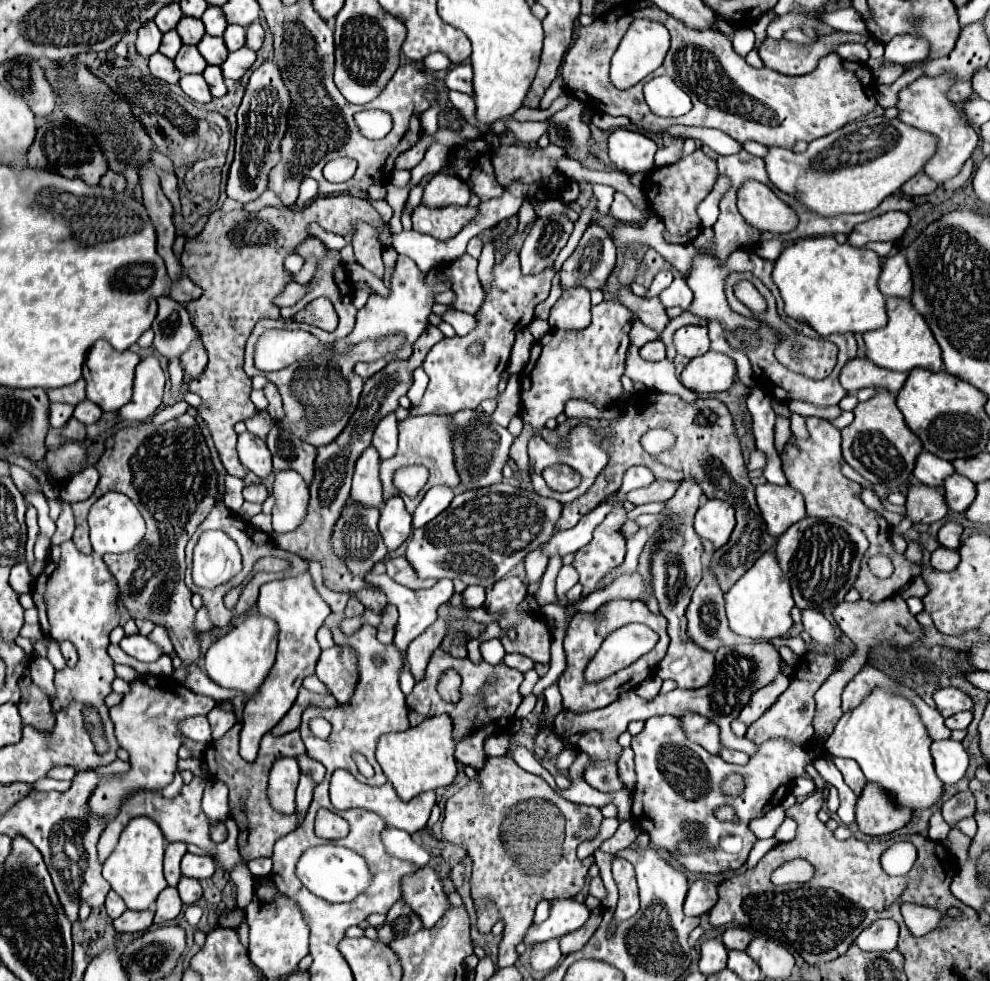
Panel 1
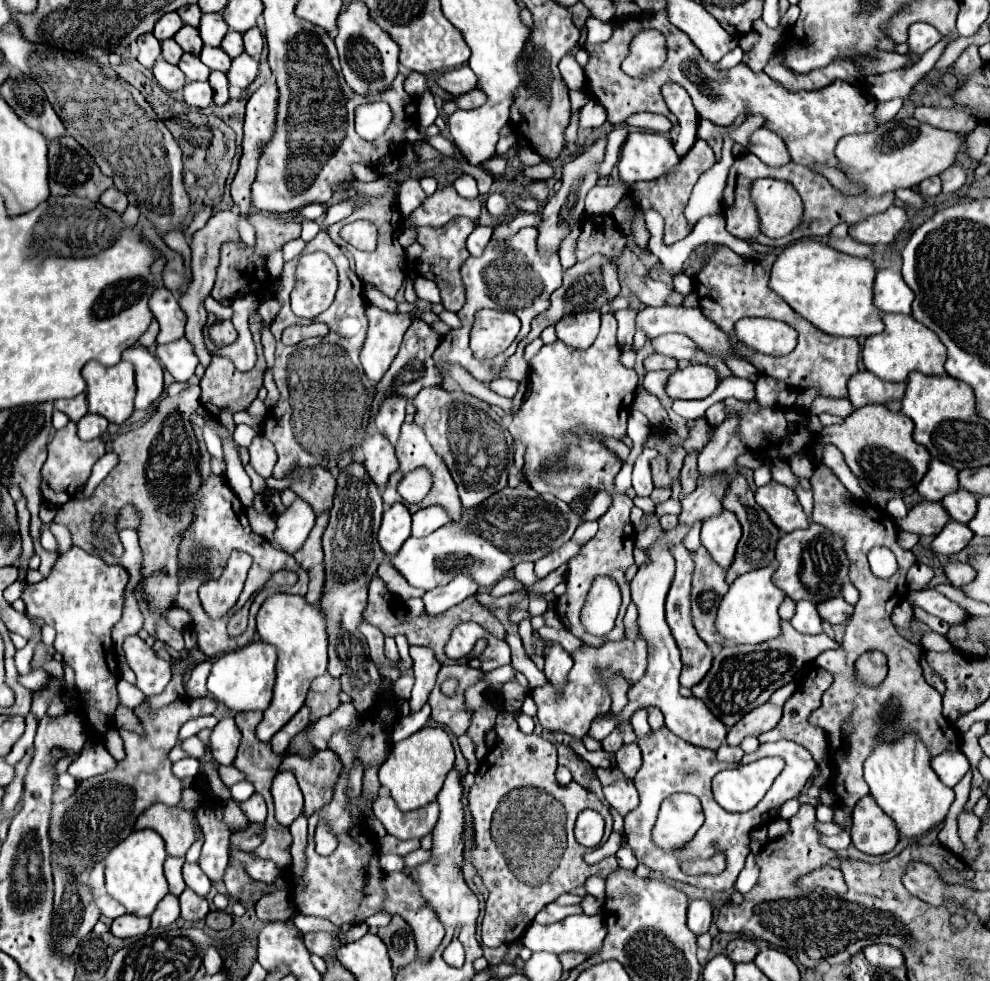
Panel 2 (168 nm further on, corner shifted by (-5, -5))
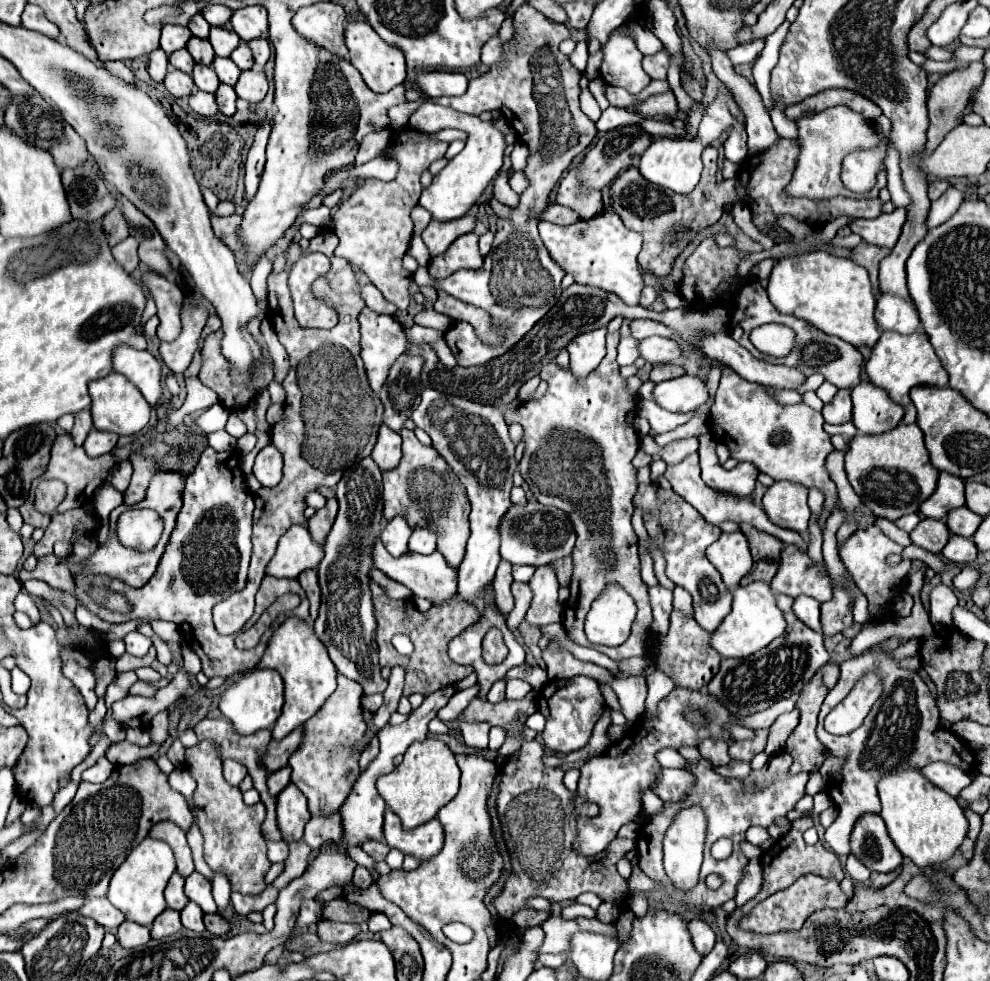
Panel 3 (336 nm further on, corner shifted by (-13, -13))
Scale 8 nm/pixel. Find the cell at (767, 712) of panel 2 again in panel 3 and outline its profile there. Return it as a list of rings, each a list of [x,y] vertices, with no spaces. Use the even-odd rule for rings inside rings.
[[[756,730],[756,738],[754,738],[754,740],[732,742],[730,748],[728,748],[728,754],[730,754],[732,760],[750,762],[758,752],[764,750],[764,746],[766,746],[766,738],[768,738],[768,730]]]

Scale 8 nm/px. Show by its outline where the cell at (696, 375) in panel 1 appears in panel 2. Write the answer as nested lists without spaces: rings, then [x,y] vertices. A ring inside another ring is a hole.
[[[692,364],[684,370],[676,370],[666,384],[666,392],[672,400],[702,400],[710,396],[720,384],[720,376],[712,366]]]

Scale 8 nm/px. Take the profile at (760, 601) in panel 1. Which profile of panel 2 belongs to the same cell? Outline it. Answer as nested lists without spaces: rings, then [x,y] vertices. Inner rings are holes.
[[[768,566],[768,568],[752,570],[734,580],[728,594],[720,602],[718,618],[716,618],[716,630],[726,640],[736,644],[760,644],[764,640],[772,640],[780,636],[782,628],[780,628],[778,608],[784,602],[786,594],[778,586],[774,586],[772,582],[774,570],[776,570],[774,566]]]

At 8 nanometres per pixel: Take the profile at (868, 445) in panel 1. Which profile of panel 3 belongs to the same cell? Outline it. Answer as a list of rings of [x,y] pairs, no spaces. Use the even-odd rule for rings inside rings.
[[[898,424],[894,430],[890,430],[886,434],[854,436],[854,440],[850,442],[850,450],[846,454],[846,474],[848,474],[848,480],[850,480],[852,488],[856,490],[856,494],[864,500],[864,506],[868,510],[872,510],[874,516],[888,518],[894,522],[904,514],[918,512],[920,504],[934,492],[940,472],[936,468],[932,468],[932,464],[930,464],[922,430],[916,424],[908,424],[908,426]]]

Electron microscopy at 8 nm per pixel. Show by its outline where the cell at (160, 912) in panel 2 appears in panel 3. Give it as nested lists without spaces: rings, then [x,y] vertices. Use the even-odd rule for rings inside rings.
[[[168,908],[168,910],[164,910],[164,912],[154,920],[150,934],[152,934],[154,940],[160,940],[160,938],[166,938],[166,936],[170,936],[170,934],[176,934],[180,928],[182,928],[182,924],[180,924],[180,914],[178,914],[176,910],[170,910],[170,908]]]

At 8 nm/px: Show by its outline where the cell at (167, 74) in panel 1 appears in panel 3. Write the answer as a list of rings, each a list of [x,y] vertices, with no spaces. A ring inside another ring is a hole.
[[[170,68],[166,78],[164,78],[164,86],[166,90],[174,96],[174,98],[186,98],[192,94],[194,90],[194,82],[192,82],[192,76],[190,74],[184,74],[180,70],[174,70]]]

